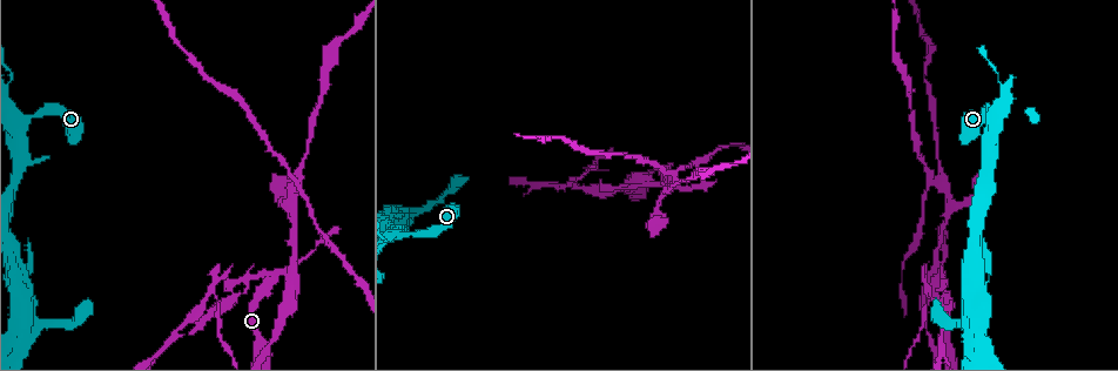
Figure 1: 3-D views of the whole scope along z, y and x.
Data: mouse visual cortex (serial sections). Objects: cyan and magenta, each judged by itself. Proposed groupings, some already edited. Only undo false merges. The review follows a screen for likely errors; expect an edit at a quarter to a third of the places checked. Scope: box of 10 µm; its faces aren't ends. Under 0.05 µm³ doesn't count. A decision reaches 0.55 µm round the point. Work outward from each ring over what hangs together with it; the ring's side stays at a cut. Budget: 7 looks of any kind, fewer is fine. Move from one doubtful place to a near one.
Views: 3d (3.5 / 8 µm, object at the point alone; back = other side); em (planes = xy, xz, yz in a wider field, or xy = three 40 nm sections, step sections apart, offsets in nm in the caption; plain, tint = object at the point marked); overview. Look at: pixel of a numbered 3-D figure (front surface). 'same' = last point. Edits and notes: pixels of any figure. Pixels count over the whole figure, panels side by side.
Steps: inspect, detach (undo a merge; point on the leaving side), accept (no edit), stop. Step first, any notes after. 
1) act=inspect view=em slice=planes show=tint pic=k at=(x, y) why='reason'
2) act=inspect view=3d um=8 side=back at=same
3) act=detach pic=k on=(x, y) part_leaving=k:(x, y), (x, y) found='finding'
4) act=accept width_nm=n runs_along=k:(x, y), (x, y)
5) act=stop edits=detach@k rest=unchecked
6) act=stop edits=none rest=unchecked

act=inspect view=3d um=3.5 side=back pic=1 at=(643, 180) why='abrupt turn'

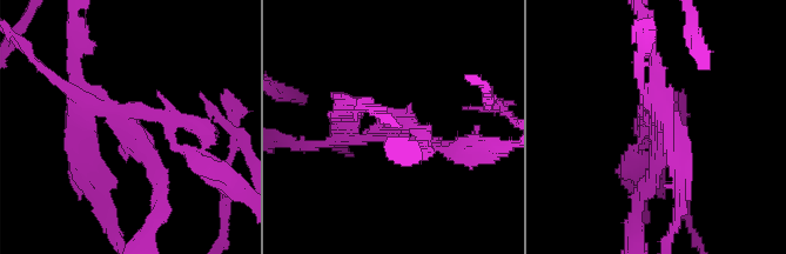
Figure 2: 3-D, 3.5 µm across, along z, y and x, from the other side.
act=inspect view=em slice=planes show=tint pic=2 at=(127, 126) why='now the EM'

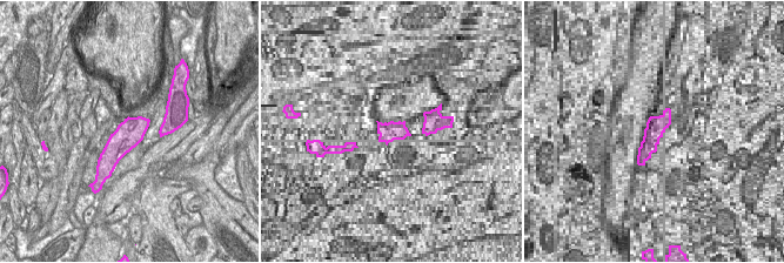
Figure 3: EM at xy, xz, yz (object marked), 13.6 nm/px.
act=inspect view=em slice=xy step=1 show=tint at=same why='another direction'

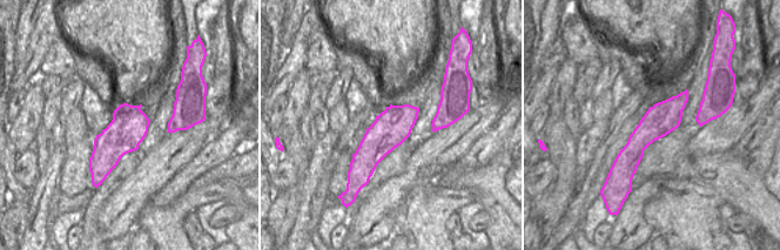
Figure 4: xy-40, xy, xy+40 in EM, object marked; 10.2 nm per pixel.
act=detach pic=2 on=(660, 106) found='two cells meet here'

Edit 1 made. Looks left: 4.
act=inspect view=overview

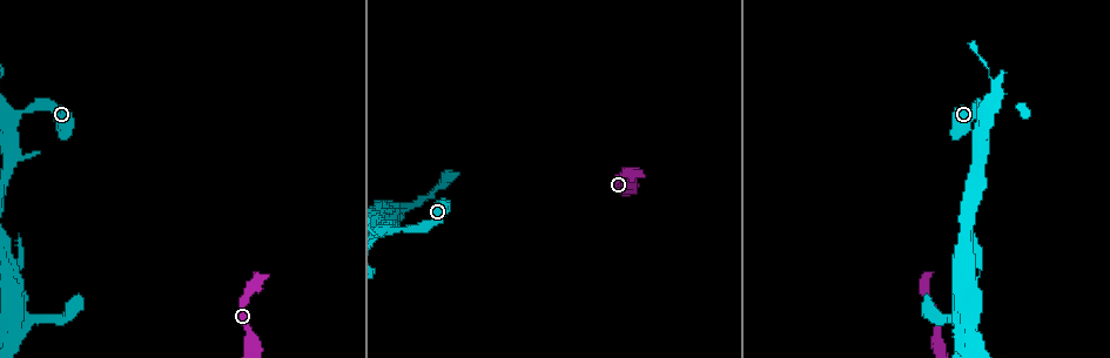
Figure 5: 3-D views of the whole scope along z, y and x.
act=inspect view=3d um=3.5 pic=5 at=(394, 229)

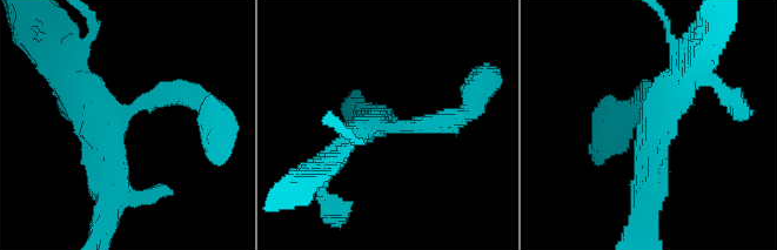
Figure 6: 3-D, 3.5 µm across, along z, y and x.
act=inspect view=em slice=planes show=tint pic=6 at=(123, 121)

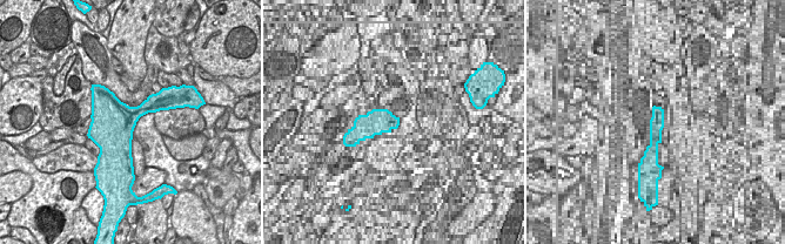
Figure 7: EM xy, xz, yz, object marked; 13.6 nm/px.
act=accept runs_along=6:(193, 96), (139, 103), (111, 133), (107, 194) found='continuous, no second cell'

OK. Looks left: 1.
act=stop edits=detach@2 rest=unchecked

